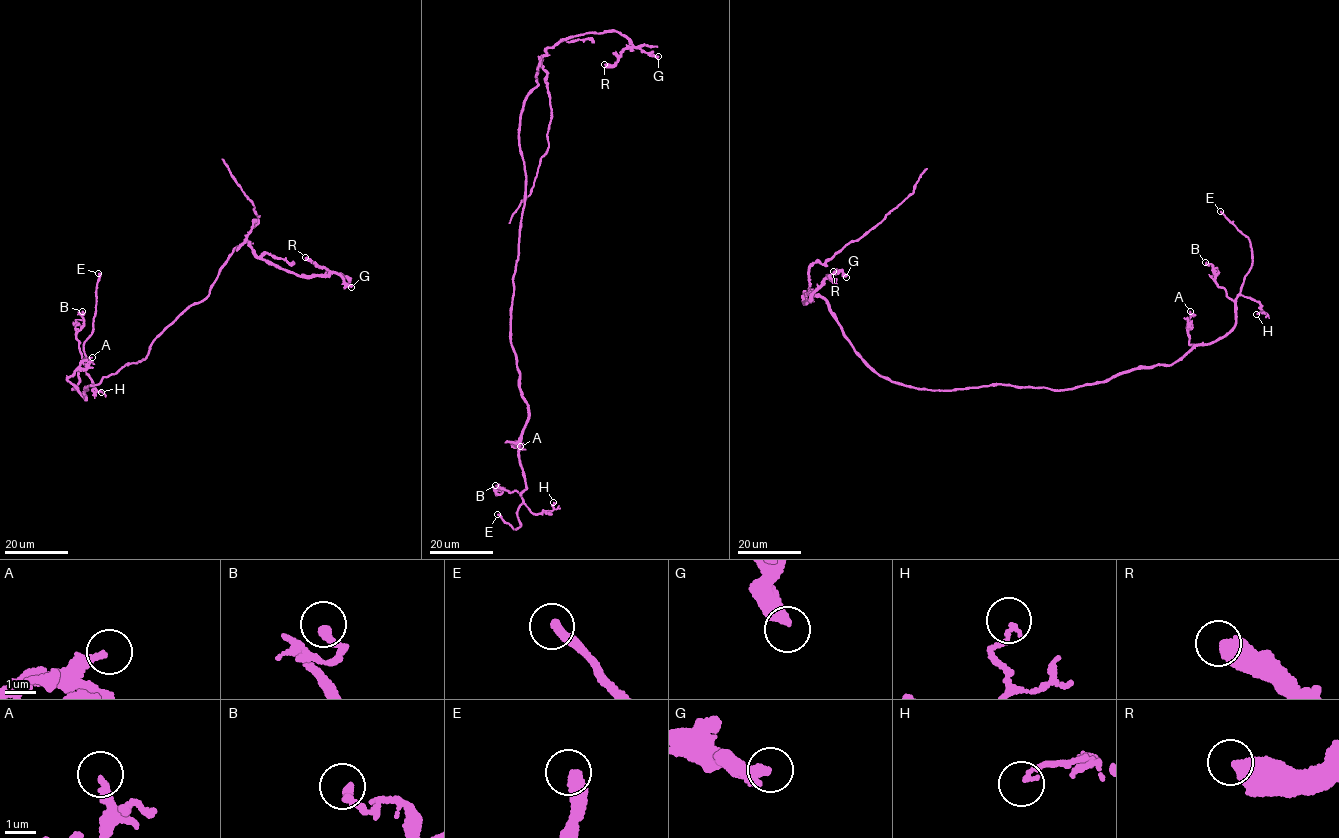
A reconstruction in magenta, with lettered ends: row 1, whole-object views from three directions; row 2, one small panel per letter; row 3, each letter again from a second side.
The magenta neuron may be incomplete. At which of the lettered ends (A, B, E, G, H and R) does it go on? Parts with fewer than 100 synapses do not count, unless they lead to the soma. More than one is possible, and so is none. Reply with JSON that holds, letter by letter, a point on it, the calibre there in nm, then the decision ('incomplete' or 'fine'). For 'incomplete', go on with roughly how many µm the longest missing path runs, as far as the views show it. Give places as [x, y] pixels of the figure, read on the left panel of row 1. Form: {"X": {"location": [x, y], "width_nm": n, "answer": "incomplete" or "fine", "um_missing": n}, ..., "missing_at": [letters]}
{"A": {"location": [92, 357], "width_nm": 200, "answer": "fine"}, "B": {"location": [82, 311], "width_nm": 240, "answer": "fine"}, "E": {"location": [98, 273], "width_nm": 360, "answer": "incomplete", "um_missing": 15}, "G": {"location": [351, 287], "width_nm": 440, "answer": "fine"}, "H": {"location": [101, 392], "width_nm": 150, "answer": "fine"}, "R": {"location": [305, 257], "width_nm": 480, "answer": "fine"}, "missing_at": ["E"]}

